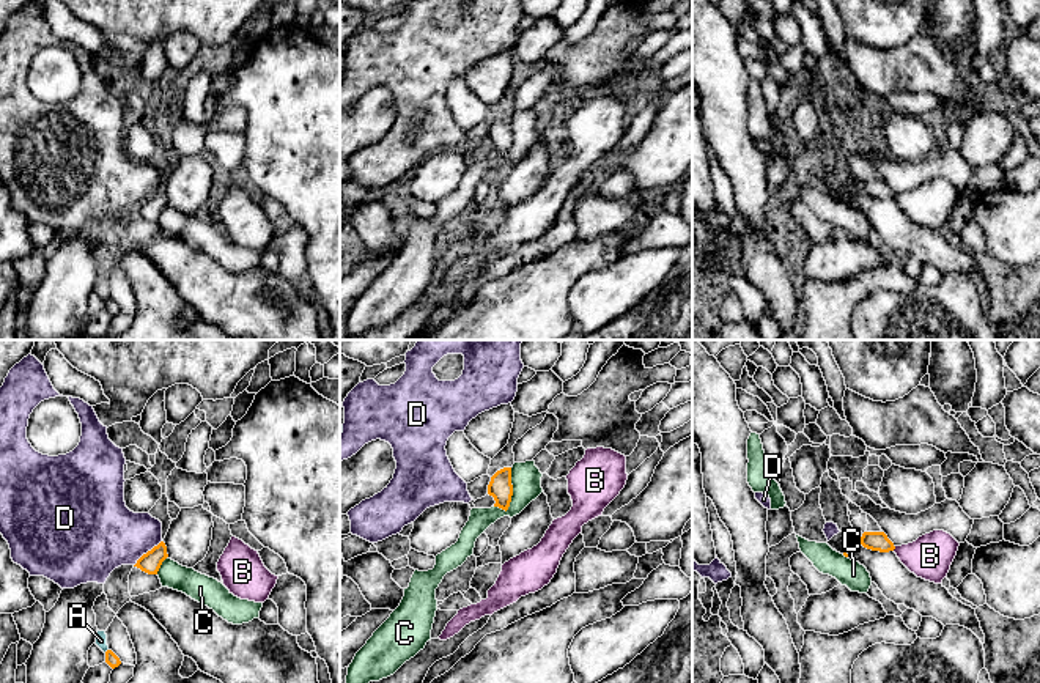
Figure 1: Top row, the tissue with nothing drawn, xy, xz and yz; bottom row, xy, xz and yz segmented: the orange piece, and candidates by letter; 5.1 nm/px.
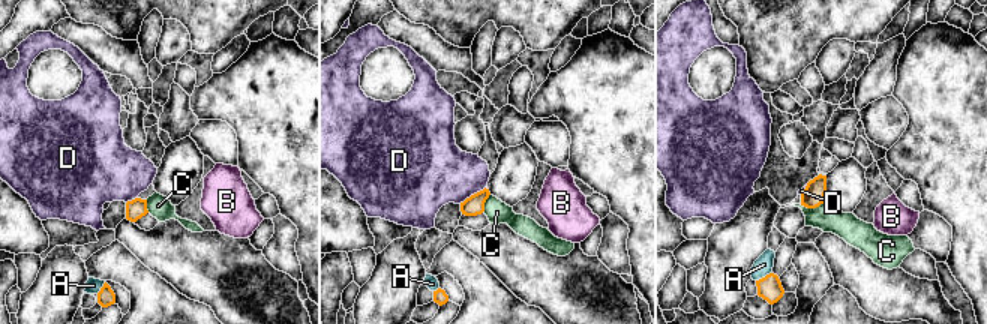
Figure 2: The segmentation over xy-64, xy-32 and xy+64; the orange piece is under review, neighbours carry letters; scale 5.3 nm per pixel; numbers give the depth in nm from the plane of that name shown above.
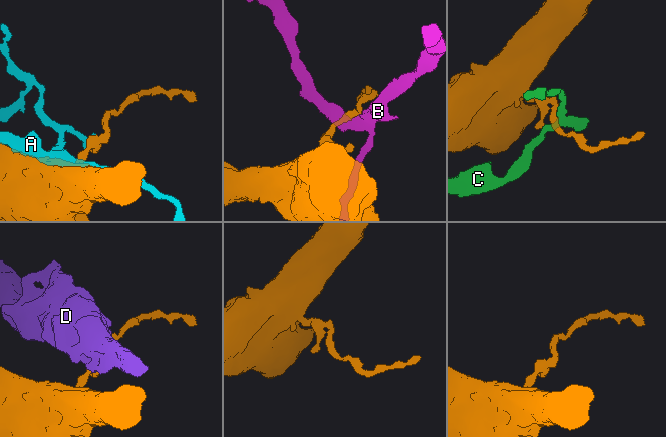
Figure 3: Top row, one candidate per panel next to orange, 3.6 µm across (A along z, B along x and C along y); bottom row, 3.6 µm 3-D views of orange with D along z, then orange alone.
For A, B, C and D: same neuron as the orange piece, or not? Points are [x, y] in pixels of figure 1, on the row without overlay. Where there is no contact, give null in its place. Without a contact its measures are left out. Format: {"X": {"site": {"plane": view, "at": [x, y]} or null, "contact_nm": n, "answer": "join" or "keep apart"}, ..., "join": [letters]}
{"A": {"site": null, "answer": "keep apart"}, "B": {"site": {"plane": "yz", "at": [894, 195]}, "contact_nm": 30, "answer": "keep apart"}, "C": {"site": {"plane": "xz", "at": [512, 137]}, "contact_nm": 240, "answer": "keep apart"}, "D": {"site": {"plane": "xy", "at": [148, 199]}, "contact_nm": 190, "answer": "keep apart"}, "join": []}

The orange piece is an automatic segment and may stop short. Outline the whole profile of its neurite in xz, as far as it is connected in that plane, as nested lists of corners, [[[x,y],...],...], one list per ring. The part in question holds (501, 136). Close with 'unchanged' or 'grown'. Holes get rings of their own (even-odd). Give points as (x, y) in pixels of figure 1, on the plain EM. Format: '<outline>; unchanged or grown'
[[[503,115],[491,124],[488,142],[494,145],[494,154],[508,157],[513,143],[511,115]]]; unchanged

